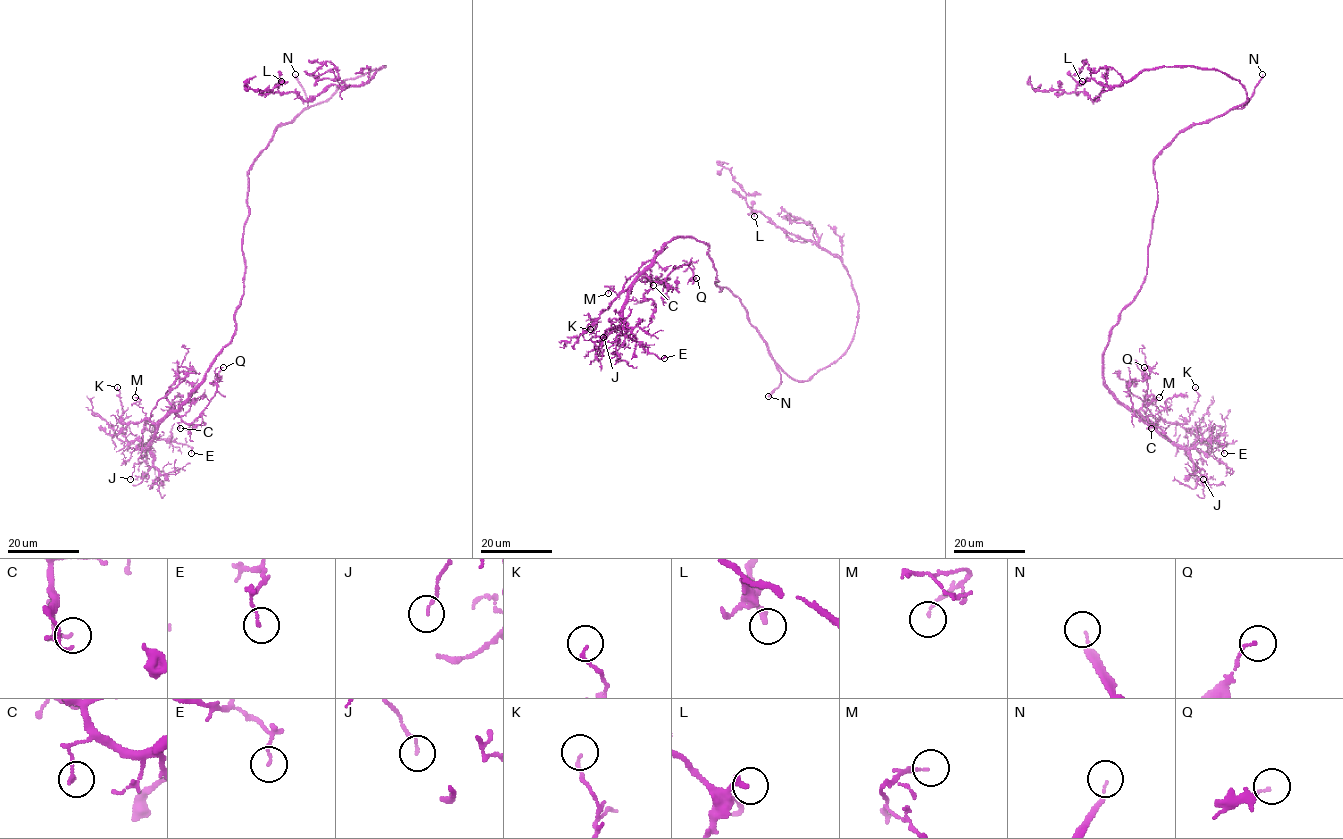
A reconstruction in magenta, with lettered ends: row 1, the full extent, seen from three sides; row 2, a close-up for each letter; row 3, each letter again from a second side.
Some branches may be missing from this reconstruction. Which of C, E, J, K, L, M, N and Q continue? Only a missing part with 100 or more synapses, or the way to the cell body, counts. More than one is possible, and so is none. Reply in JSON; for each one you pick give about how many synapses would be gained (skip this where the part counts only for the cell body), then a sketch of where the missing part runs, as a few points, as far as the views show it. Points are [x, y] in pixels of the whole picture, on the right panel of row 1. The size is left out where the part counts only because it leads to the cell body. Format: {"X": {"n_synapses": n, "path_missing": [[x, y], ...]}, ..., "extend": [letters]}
{"N": {"path_missing": [[1262, 74], [1268, 66], [1270, 51], [1266, 46]]}, "extend": ["N"]}

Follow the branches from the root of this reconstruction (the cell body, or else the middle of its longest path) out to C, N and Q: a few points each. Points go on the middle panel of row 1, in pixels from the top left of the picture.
C: (739, 299), (726, 287), (720, 291), (708, 245), (693, 237), (673, 237), (656, 254), (645, 270), (653, 285)
N: (739, 299), (780, 374), (780, 384), (768, 396)
Q: (739, 299), (720, 291), (708, 245), (693, 237), (673, 237), (645, 270), (659, 282), (689, 262), (696, 278)

